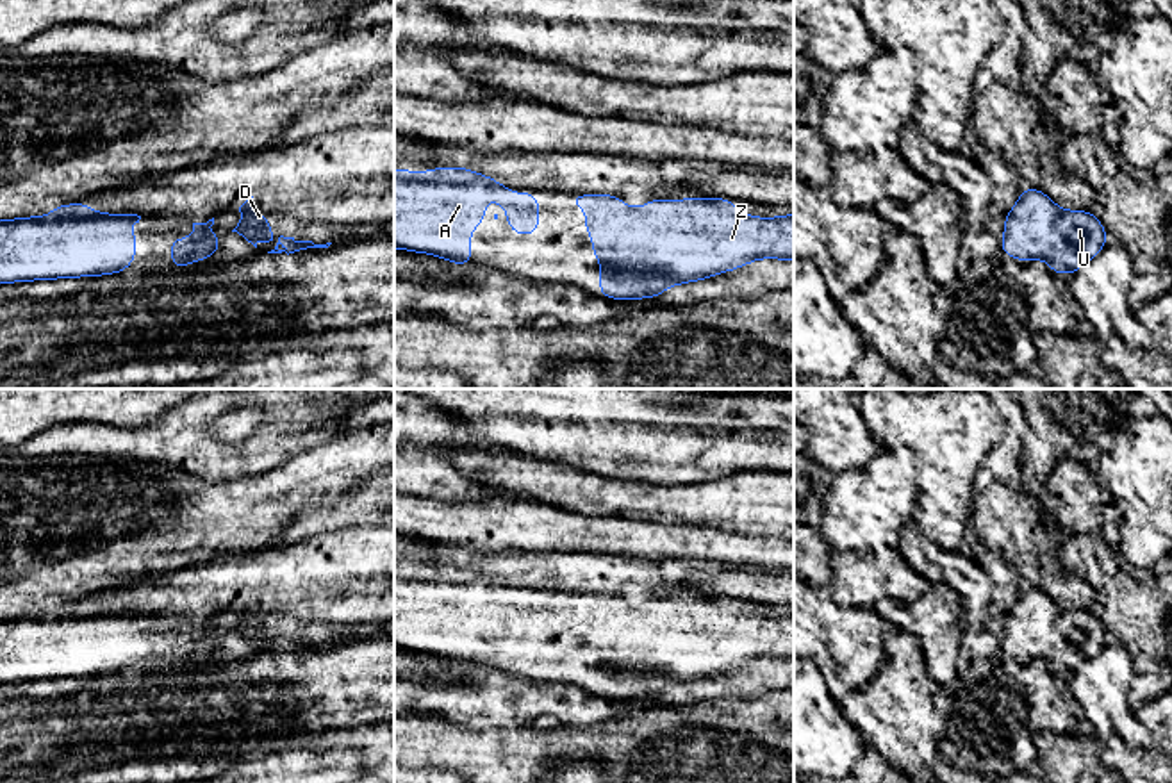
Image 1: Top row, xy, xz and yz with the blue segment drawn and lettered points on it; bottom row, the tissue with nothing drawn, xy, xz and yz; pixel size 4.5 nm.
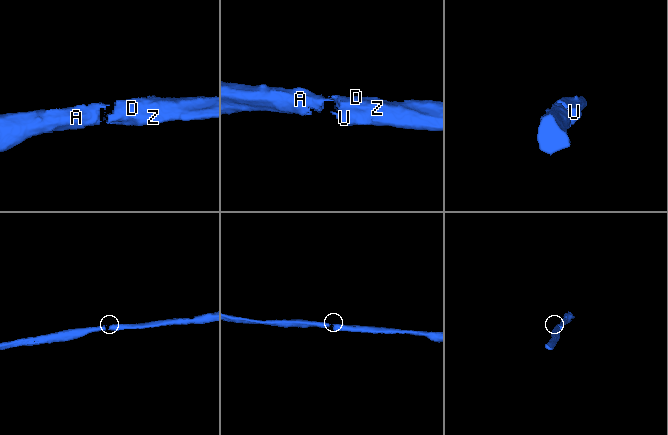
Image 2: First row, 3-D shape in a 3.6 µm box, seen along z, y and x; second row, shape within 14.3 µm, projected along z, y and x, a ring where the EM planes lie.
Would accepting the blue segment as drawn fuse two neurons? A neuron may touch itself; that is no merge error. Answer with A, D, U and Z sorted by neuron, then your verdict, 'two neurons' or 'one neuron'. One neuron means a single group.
A D U Z; one neuron

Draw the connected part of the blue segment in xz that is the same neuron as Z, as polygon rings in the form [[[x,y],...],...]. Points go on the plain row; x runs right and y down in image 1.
[[[571,594],[571,606],[585,608],[585,631],[592,637],[592,655],[599,658],[599,696],[610,699],[644,699],[662,696],[662,692],[673,685],[690,683],[703,678],[714,678],[719,672],[739,669],[749,662],[760,658],[794,660],[794,614],[776,617],[758,617],[751,614],[739,614],[735,601],[728,598],[701,598],[692,596],[687,599],[649,599],[642,606],[628,606],[619,596],[614,594]]]

